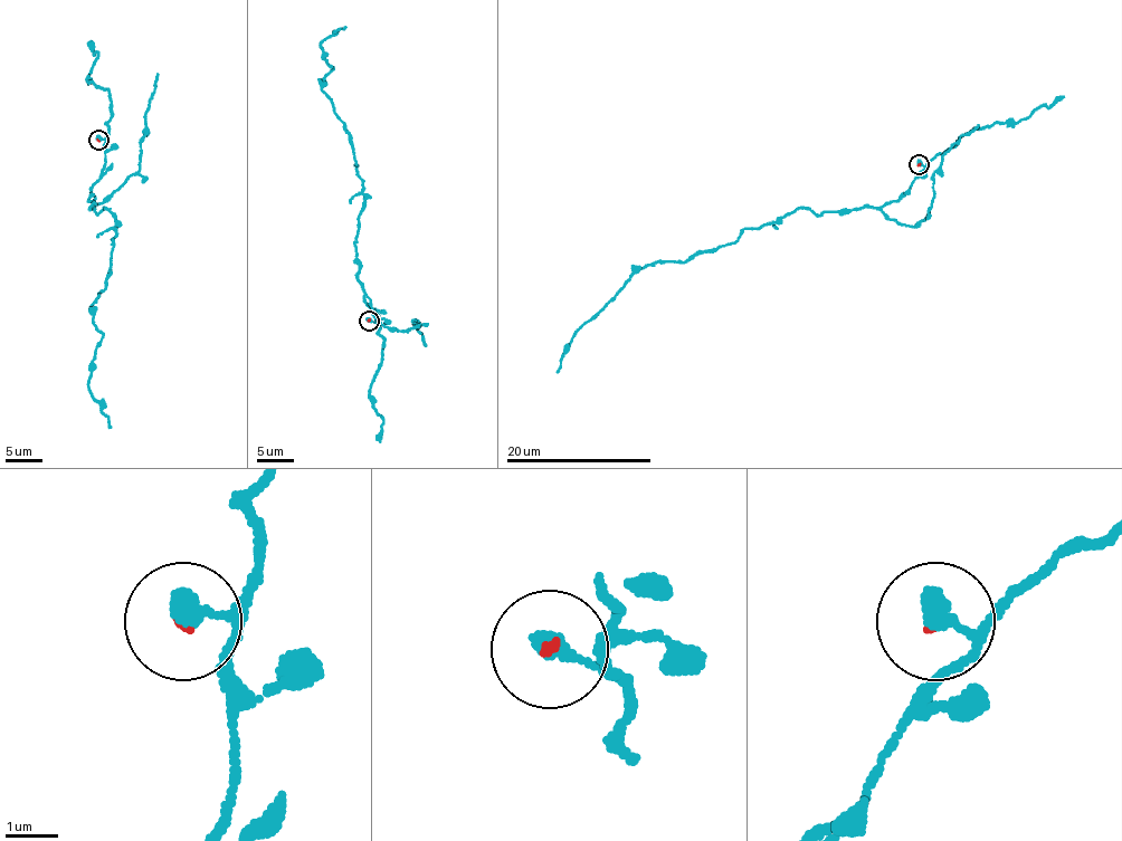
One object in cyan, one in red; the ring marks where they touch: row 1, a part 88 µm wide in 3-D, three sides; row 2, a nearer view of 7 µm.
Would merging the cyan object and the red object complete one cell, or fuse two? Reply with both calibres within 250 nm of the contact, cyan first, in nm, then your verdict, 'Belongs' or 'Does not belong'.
Thickness 400 nm (cyan) against 70 nm. Belongs

